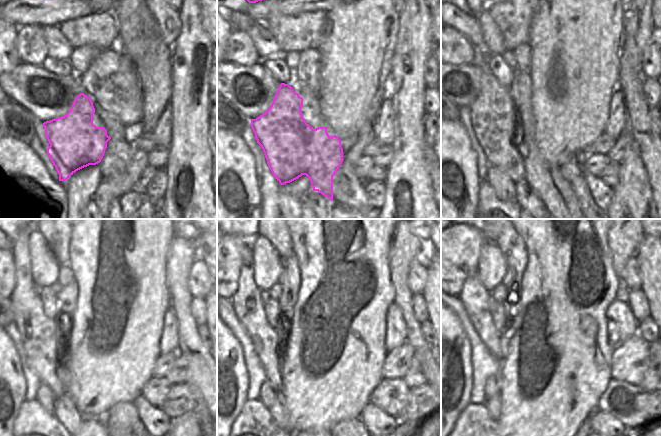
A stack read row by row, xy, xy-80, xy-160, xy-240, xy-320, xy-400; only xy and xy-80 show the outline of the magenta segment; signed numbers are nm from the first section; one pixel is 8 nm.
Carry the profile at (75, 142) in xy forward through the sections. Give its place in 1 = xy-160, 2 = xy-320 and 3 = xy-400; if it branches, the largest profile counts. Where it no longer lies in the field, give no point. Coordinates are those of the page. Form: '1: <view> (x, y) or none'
1: xy-160 (497, 119)
2: xy-320 (247, 303)
3: xy-400 (473, 296)

